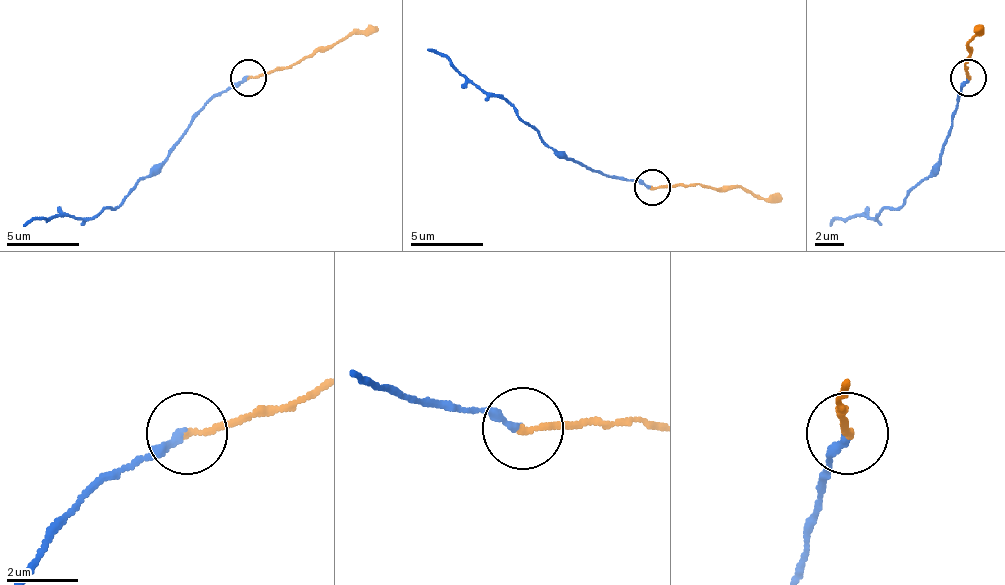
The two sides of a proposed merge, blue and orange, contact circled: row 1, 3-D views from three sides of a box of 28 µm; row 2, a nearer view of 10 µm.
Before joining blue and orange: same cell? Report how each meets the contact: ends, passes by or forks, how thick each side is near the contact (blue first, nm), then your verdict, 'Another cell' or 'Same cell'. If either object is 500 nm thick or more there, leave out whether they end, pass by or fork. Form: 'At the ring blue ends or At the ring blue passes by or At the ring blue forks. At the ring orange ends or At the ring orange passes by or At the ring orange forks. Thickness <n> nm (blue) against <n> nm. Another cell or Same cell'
At the ring blue ends. At the ring orange ends. Thickness 240 nm (blue) against 170 nm. Same cell

